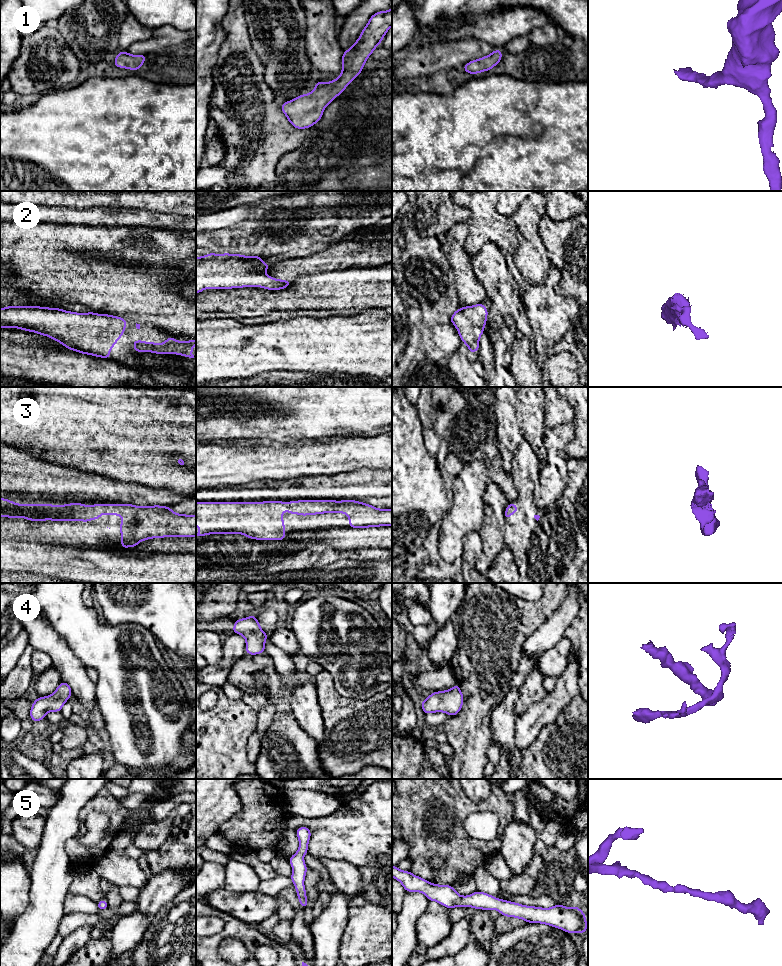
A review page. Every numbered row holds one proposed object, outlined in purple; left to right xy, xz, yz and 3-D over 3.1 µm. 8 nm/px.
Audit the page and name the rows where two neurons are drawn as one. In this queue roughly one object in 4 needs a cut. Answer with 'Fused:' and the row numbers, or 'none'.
Fused: none

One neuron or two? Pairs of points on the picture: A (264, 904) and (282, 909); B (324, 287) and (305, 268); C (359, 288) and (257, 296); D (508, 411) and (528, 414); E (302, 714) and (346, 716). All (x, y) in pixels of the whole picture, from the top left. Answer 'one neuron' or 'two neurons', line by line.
A: two neurons
B: two neurons
C: one neuron
D: two neurons
E: two neurons

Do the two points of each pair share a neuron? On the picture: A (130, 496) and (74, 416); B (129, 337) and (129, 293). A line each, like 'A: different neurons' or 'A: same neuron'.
A: different neurons
B: different neurons

